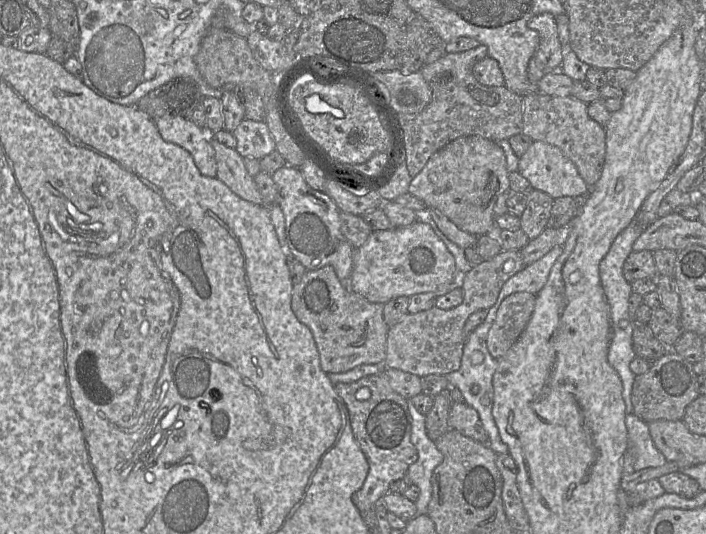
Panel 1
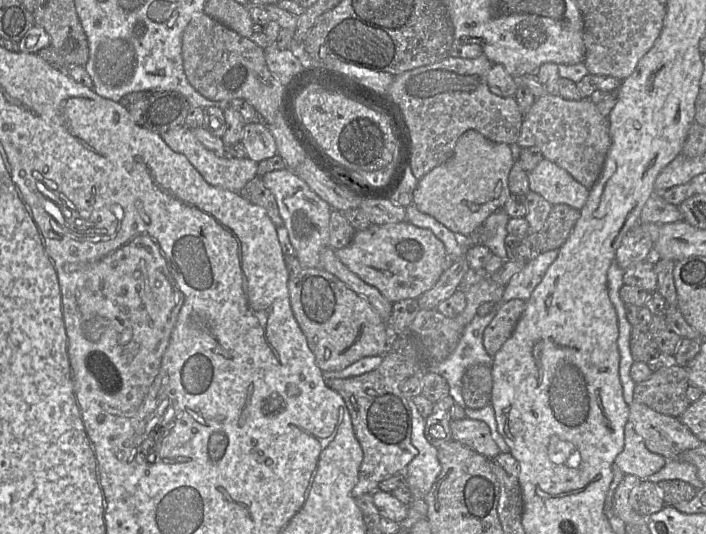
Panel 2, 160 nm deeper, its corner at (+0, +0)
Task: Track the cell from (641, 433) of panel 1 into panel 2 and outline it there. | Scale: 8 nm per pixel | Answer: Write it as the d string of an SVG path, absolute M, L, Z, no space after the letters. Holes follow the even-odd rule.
M630 421L626 423L624 448L614 462L623 474L646 479L664 467L667 461L662 455L651 452L643 438L635 431L633 424Z

